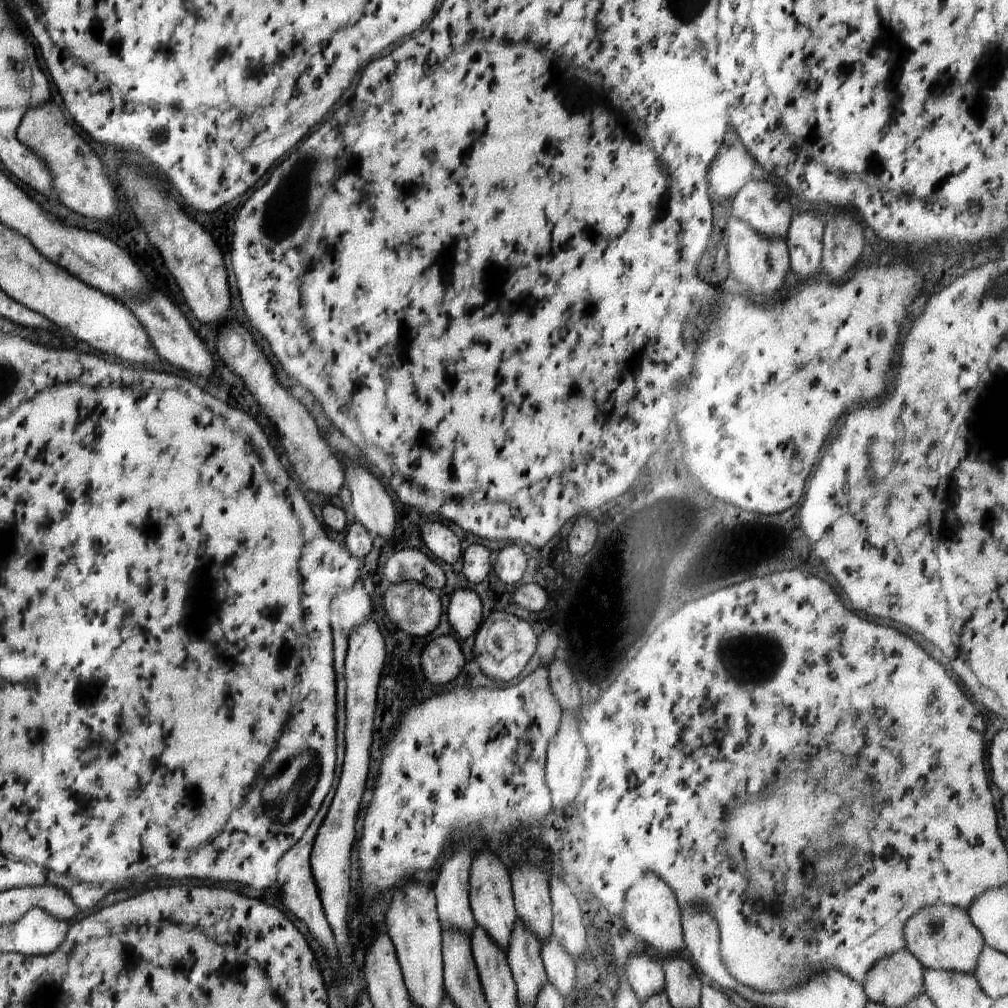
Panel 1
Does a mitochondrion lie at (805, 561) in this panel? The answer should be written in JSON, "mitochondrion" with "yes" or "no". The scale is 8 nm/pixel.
{"mitochondrion":"no"}

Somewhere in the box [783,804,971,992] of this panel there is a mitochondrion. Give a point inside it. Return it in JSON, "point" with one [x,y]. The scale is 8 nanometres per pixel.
{"point":[935,926]}

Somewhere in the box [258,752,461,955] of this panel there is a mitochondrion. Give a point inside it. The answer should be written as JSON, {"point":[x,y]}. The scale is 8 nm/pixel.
{"point":[294,800]}

